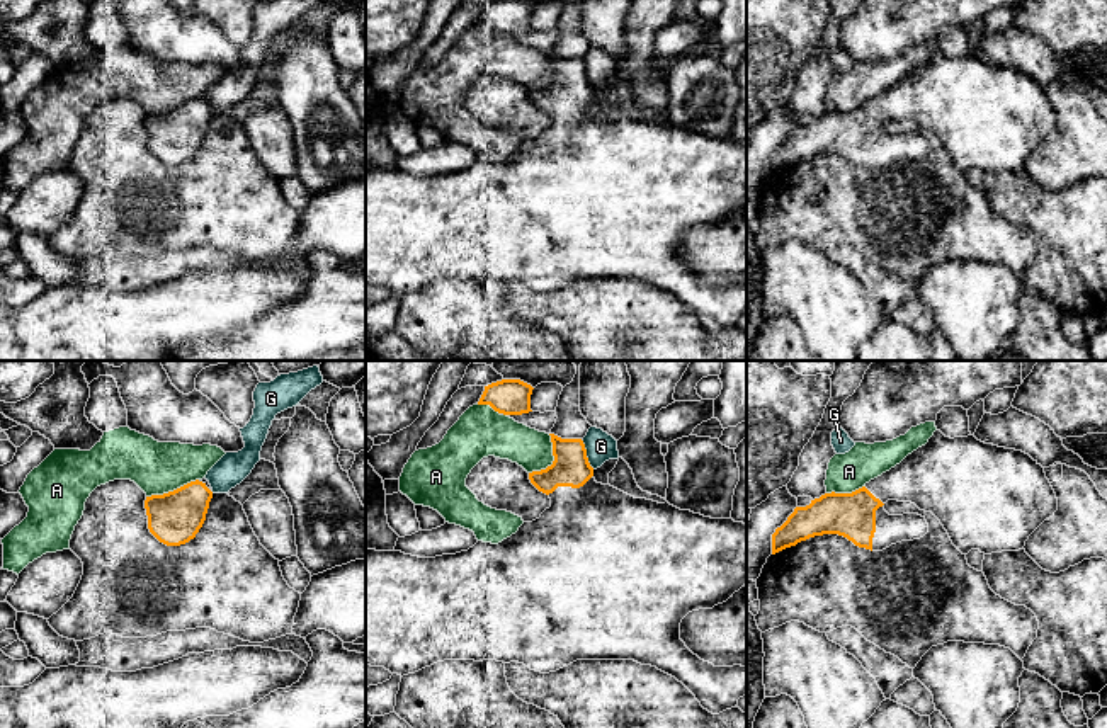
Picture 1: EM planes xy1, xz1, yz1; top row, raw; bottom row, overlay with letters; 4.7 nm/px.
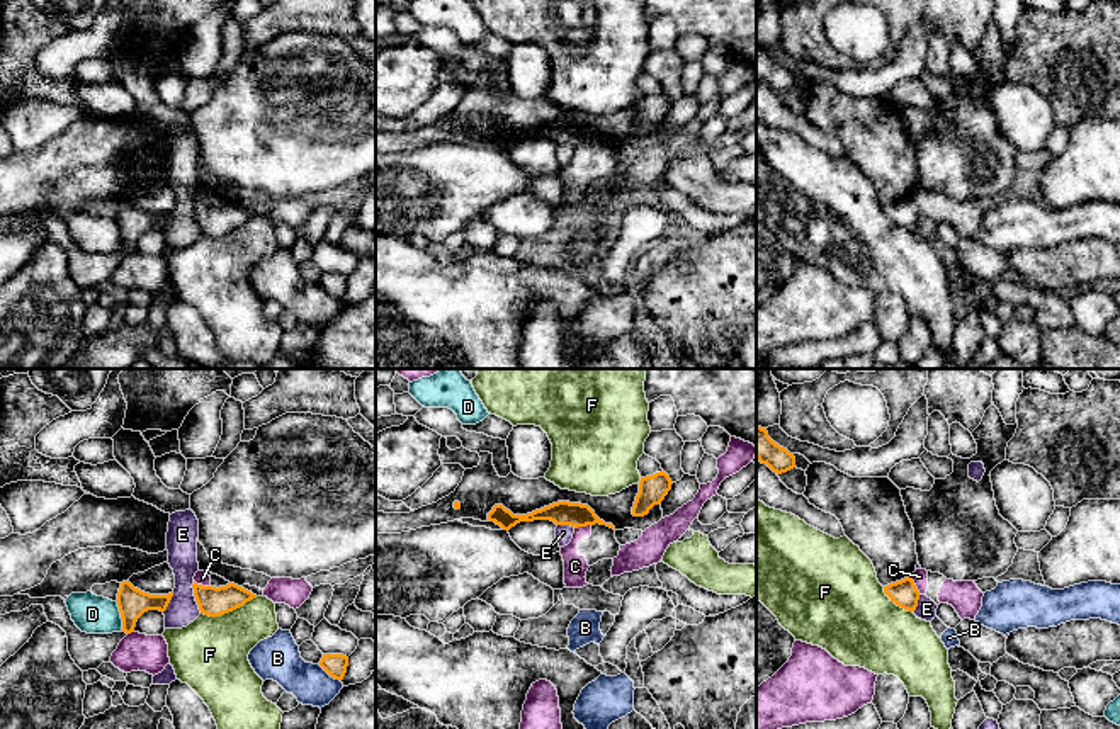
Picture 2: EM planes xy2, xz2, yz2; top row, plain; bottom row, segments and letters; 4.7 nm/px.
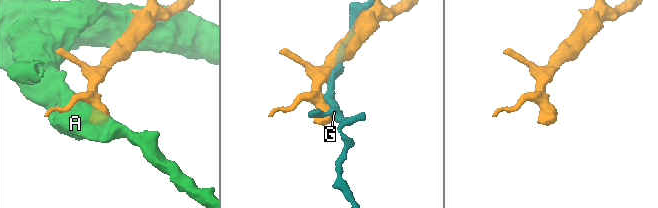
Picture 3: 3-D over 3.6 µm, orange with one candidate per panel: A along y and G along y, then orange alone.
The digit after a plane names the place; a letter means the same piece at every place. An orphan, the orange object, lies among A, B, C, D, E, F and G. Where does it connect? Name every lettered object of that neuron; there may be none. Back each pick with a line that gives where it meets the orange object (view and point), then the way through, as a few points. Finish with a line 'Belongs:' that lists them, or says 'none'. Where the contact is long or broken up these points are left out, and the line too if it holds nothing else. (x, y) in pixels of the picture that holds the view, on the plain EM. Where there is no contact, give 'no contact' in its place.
Belongs: none

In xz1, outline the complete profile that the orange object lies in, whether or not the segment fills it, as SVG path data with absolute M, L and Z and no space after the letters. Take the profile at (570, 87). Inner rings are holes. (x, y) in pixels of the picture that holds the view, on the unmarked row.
M551 54L554 80L541 90L529 92L531 102L551 117L551 126L539 138L524 141L515 153L498 163L478 160L468 170L418 177L401 170L366 168L366 282L384 286L391 293L408 294L444 279L497 279L503 282L519 281L531 289L549 293L576 279L634 279L651 284L682 301L704 328L719 333L736 327L738 318L747 315L747 286L714 286L694 274L680 259L682 238L699 228L712 228L726 221L747 204L747 143L729 138L711 138L690 129L680 129L668 121L658 122L646 117L634 117L610 104L597 102L593 87L588 82L582 58L561 58Z

